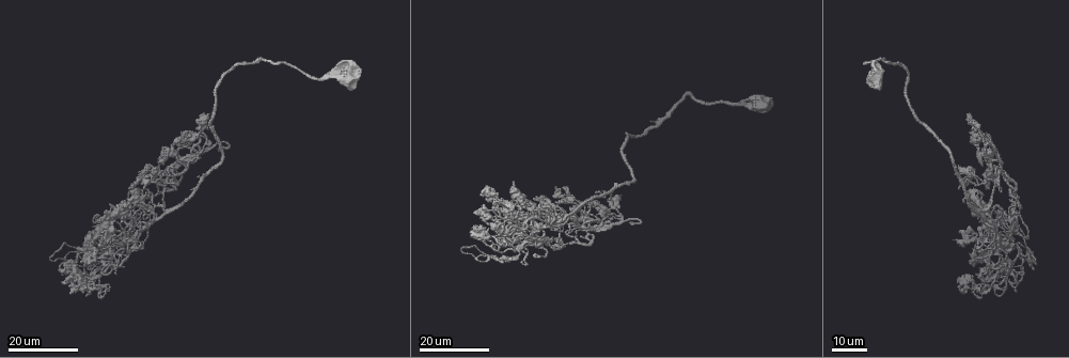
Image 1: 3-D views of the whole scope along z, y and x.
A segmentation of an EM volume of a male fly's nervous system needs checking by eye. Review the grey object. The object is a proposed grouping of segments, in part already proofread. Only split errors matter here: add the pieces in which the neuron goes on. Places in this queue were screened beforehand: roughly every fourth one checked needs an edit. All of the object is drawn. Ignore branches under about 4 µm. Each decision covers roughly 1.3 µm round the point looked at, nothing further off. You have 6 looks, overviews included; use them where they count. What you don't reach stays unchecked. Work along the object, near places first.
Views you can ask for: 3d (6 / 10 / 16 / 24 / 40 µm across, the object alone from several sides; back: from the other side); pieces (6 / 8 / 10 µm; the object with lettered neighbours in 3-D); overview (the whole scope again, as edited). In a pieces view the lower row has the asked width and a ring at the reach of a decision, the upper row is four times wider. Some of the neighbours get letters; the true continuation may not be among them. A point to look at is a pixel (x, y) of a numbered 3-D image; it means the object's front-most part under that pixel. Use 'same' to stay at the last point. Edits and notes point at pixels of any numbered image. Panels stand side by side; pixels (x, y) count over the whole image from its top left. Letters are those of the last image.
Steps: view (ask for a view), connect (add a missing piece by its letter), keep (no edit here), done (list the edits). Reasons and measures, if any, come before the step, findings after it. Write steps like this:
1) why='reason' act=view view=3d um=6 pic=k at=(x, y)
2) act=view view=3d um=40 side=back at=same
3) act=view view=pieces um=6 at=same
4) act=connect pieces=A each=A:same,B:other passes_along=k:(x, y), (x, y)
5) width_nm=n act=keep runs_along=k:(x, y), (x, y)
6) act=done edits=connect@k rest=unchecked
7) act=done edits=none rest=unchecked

act=view view=3d um=16 pic=1 at=(577, 233)

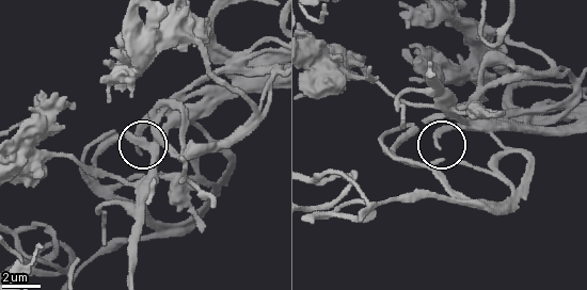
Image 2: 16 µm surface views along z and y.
act=view view=pieces um=10 pic=2 at=(136, 153)

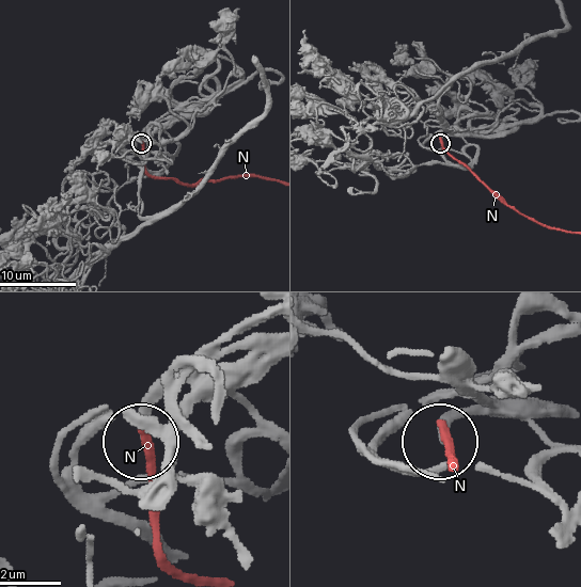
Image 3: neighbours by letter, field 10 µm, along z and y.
act=keep each=N:other found='none of them fits'

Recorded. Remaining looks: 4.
why='branch stops here' act=view view=3d um=16 pic=1 at=(1006, 272)

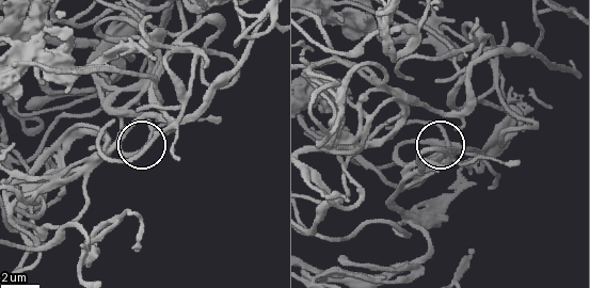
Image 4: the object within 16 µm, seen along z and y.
why='what lies round it' act=view view=pieces um=6 pic=4 at=(427, 150)

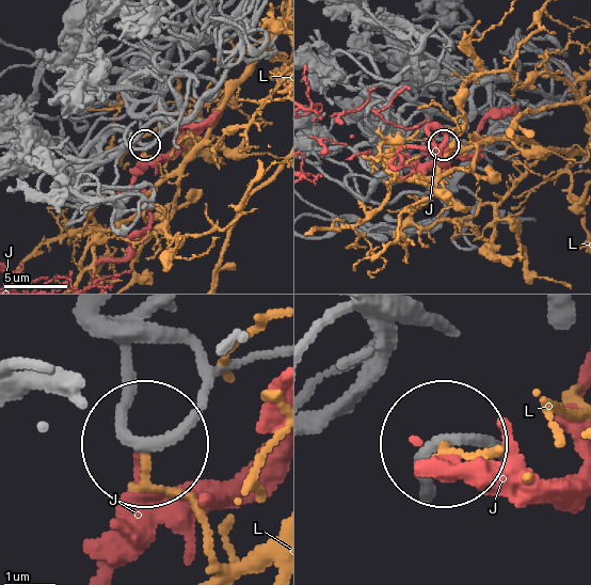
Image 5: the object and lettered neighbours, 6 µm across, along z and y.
act=keep each=J:other,L:other runs_along=5:(156, 313), (126, 364), (134, 437) found='no lettered piece goes on from it'

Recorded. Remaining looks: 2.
why='free end' act=view view=3d um=16 pic=1 at=(973, 267)

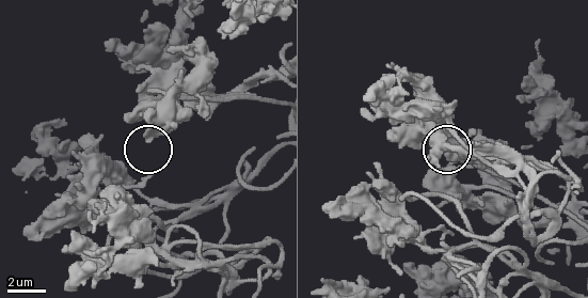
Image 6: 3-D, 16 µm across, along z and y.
act=view view=pieces um=10 pic=6 at=(147, 137)

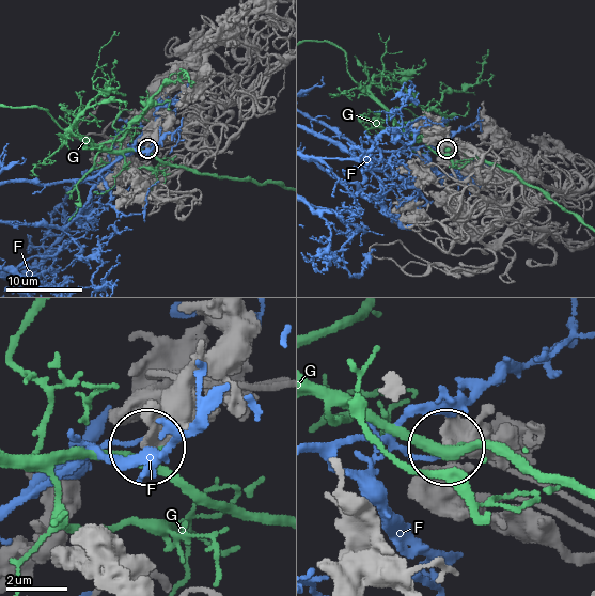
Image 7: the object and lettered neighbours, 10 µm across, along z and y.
act=keep each=F:other,G:other found='no lettered piece goes on from it'

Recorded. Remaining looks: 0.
act=done edits=none rest=unchecked

